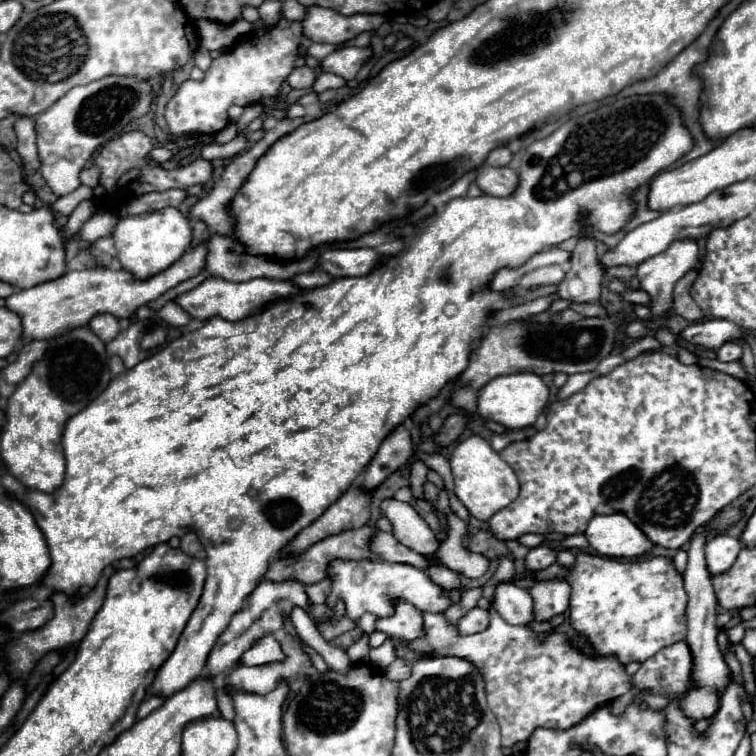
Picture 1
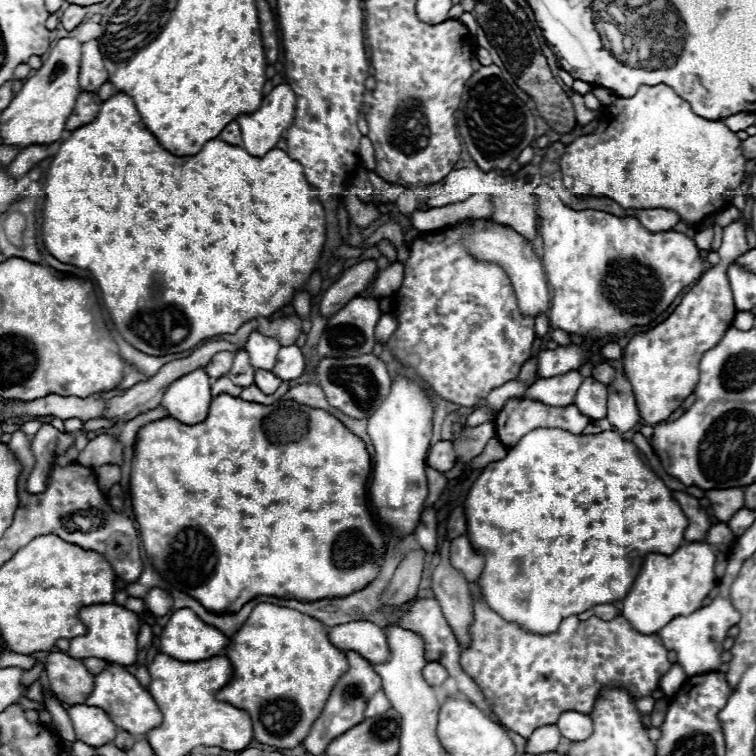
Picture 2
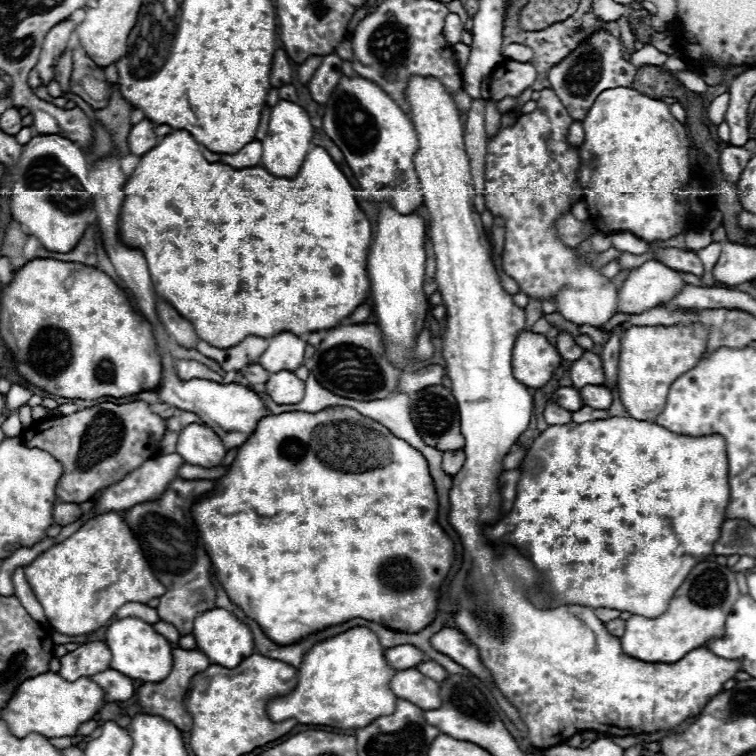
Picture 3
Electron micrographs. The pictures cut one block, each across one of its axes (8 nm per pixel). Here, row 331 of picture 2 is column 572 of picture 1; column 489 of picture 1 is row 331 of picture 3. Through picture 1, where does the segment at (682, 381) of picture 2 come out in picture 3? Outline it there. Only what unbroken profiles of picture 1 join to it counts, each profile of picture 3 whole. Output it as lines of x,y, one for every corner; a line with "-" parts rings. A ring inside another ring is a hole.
632,326
622,334
618,394
632,418
654,420
664,410
670,384
698,364
706,350
706,336
708,332
694,326

